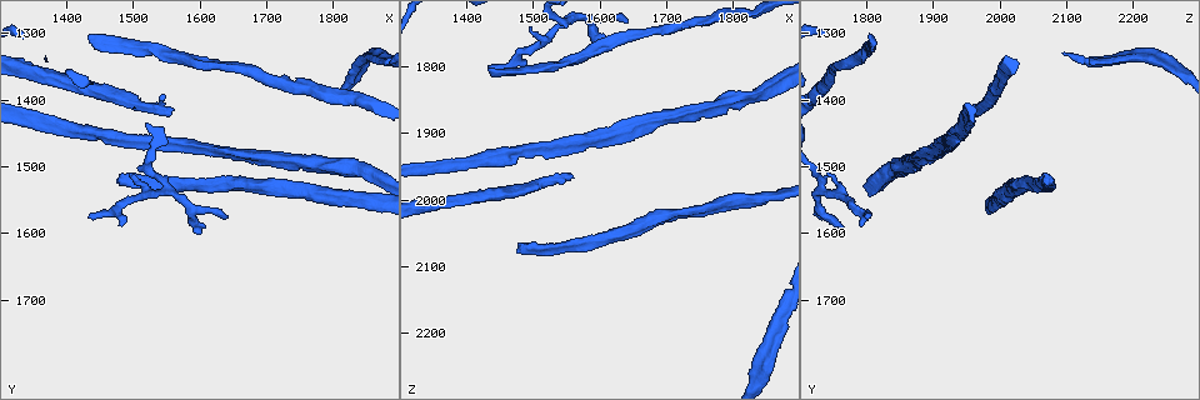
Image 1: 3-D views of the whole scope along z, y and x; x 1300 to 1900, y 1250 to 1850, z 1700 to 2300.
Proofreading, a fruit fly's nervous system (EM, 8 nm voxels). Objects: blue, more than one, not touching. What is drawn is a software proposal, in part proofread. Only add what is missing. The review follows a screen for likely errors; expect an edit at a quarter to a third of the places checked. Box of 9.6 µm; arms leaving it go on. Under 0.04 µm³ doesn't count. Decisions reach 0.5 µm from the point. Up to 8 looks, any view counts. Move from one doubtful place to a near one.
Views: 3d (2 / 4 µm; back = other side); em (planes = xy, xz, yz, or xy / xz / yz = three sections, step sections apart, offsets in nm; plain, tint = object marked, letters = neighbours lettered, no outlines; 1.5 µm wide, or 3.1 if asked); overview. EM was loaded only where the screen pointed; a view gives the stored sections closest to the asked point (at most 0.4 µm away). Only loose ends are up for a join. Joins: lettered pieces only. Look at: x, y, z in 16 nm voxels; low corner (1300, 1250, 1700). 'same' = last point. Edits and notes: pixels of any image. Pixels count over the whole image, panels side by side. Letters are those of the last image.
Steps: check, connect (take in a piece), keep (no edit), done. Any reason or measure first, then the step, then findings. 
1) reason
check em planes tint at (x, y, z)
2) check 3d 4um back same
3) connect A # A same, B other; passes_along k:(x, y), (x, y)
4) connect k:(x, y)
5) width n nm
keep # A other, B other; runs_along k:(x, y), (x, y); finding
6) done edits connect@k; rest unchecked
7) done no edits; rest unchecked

branch stops here
check em planes tint at (1600, 1600, 1765)

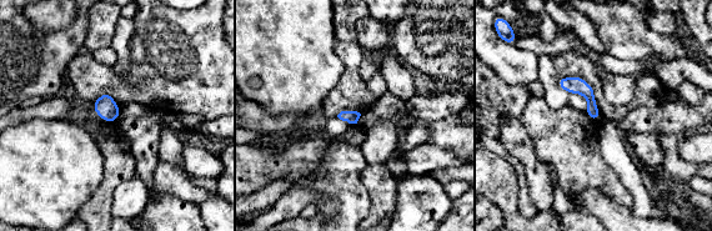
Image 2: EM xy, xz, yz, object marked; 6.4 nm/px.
what lies round it
check em planes letters same

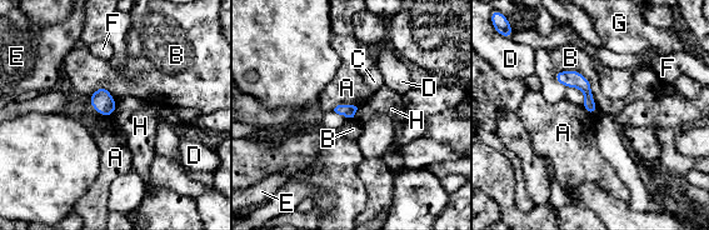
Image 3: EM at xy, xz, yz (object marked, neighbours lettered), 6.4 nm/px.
keep # A other, B other, C other, D other, E other, F other, G other, H other; runs_along 3:(558, 74), (587, 91), (593, 110); no lettered piece goes on from it

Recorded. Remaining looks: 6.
long arm stops here
check 3d 2um at (1475, 1520, 2080)

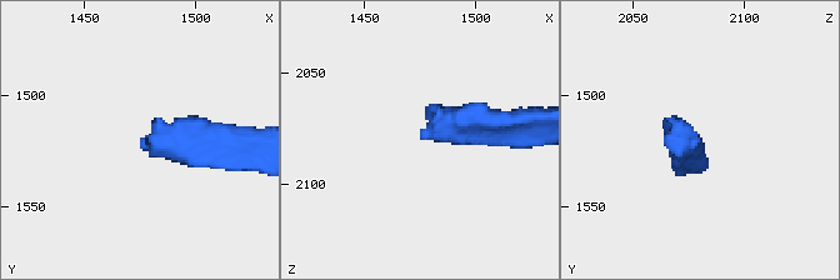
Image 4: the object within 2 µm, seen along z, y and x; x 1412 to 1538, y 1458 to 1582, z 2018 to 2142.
now the EM
check em planes letters at (1475, 1519, 2080)

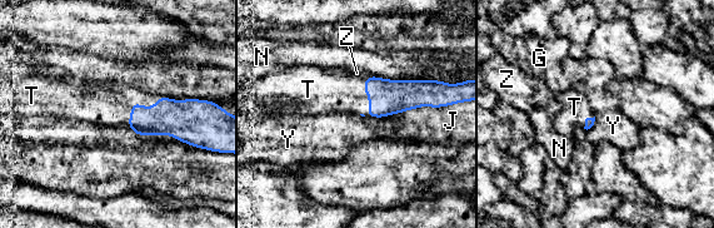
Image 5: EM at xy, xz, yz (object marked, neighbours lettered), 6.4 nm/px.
longest_contact N 440 nm
connect T # G other, J other, N other, T same, Y other, Z other; passes_along 5:(387, 97), (369, 98), (331, 90); the cell continues

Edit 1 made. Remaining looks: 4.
branch stops here
check em xz step 4 tint at (1560, 1410, 1965)

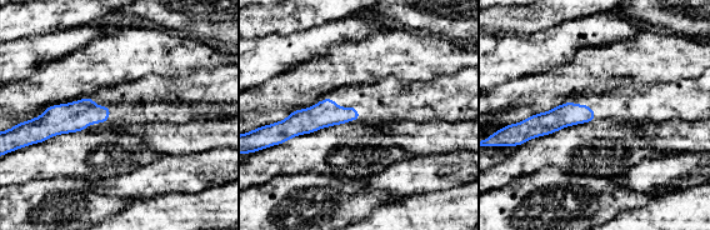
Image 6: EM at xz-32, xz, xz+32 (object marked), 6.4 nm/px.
check em planes letters same

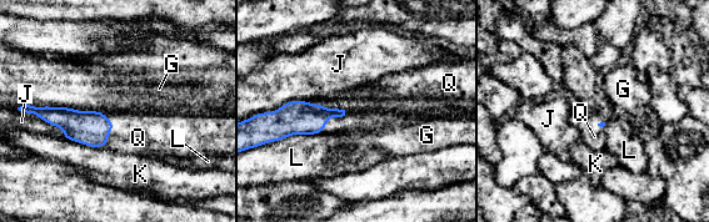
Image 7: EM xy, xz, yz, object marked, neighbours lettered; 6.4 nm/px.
connect Q # G other, J other, K other, L other, Q same; the cell continues

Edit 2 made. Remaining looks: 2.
done edits connect@5, connect@7; rest unchecked

